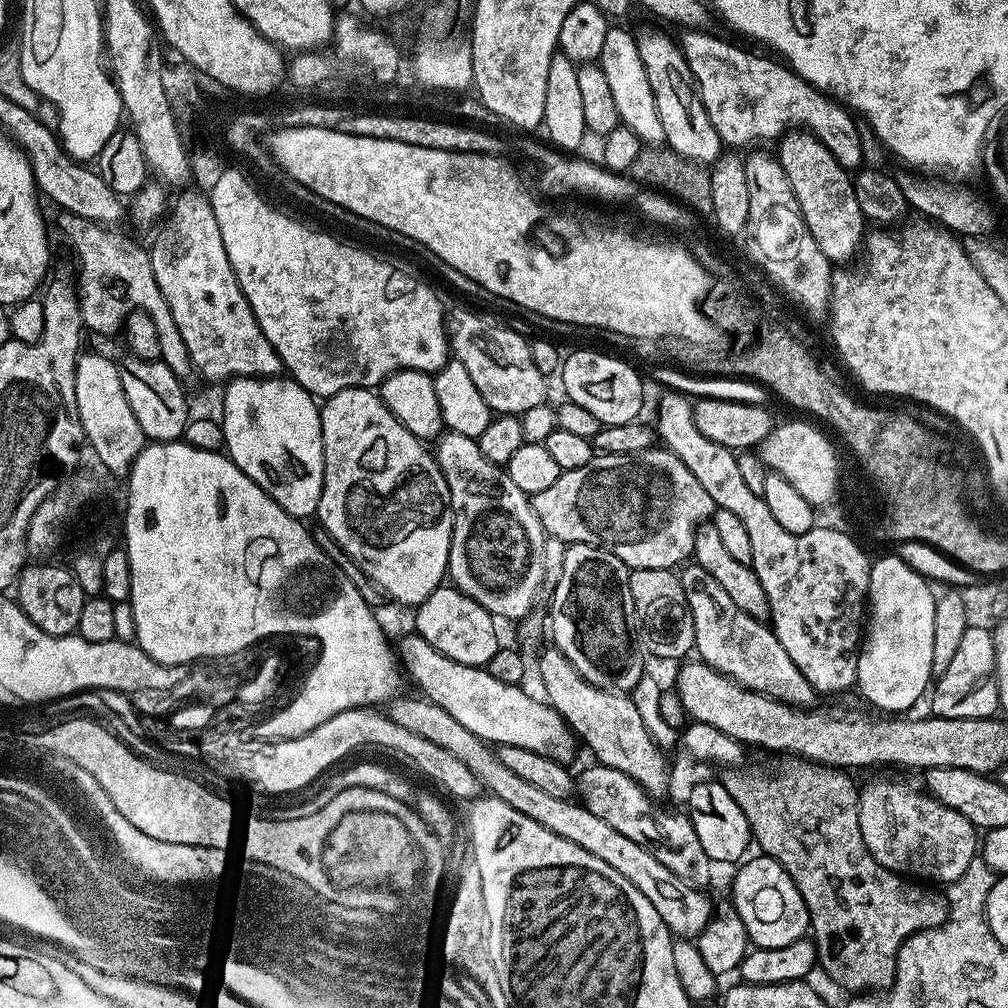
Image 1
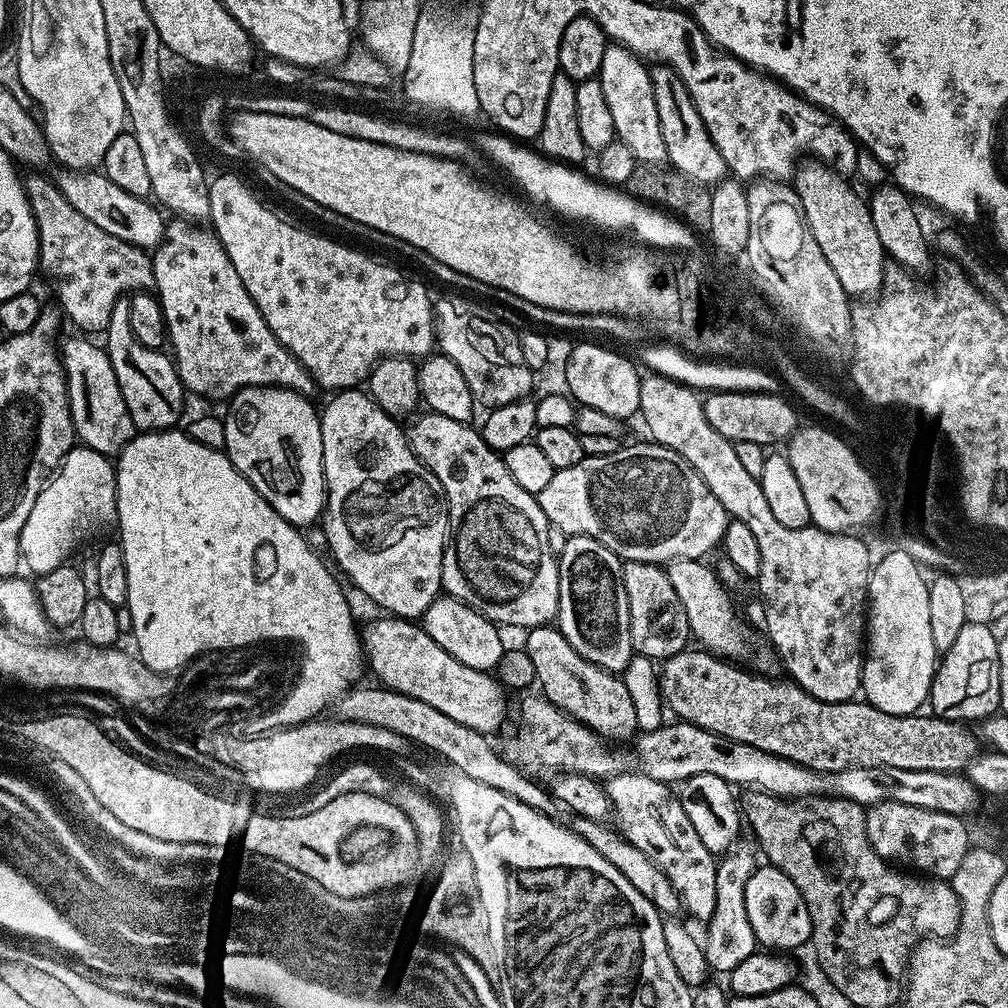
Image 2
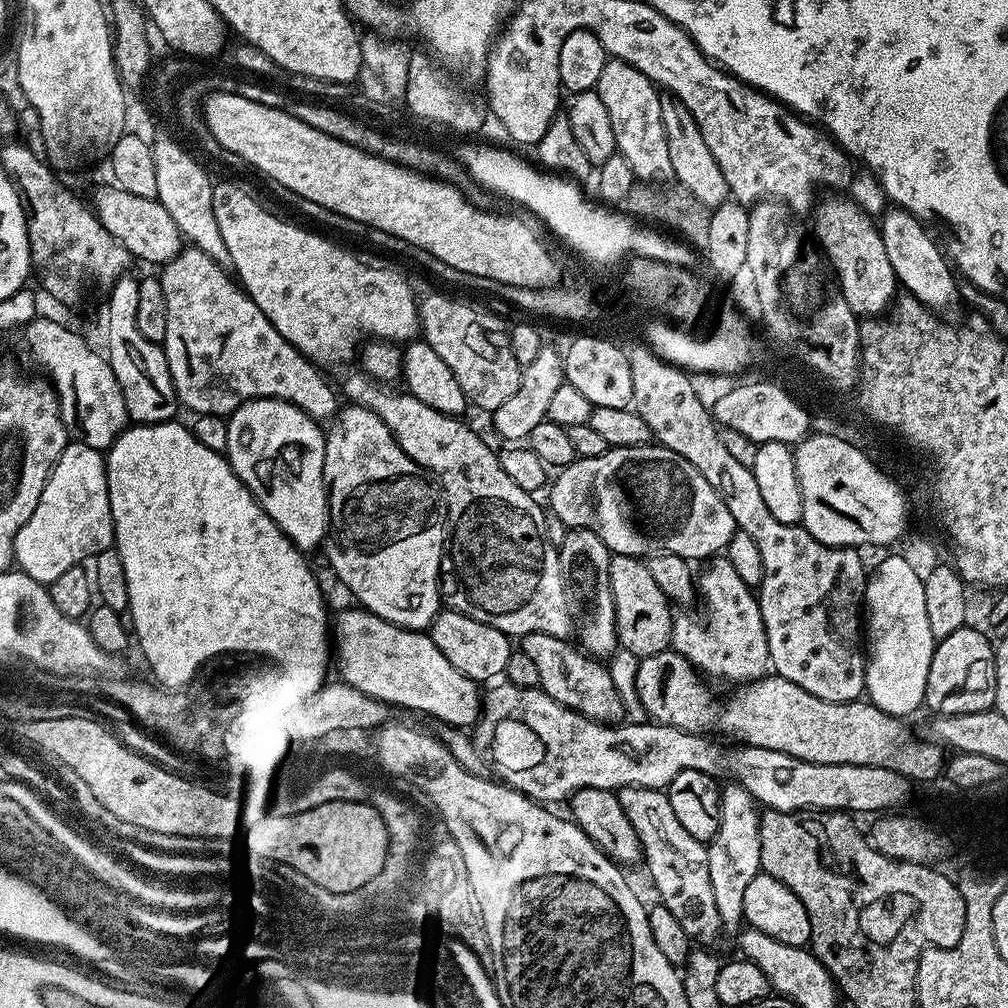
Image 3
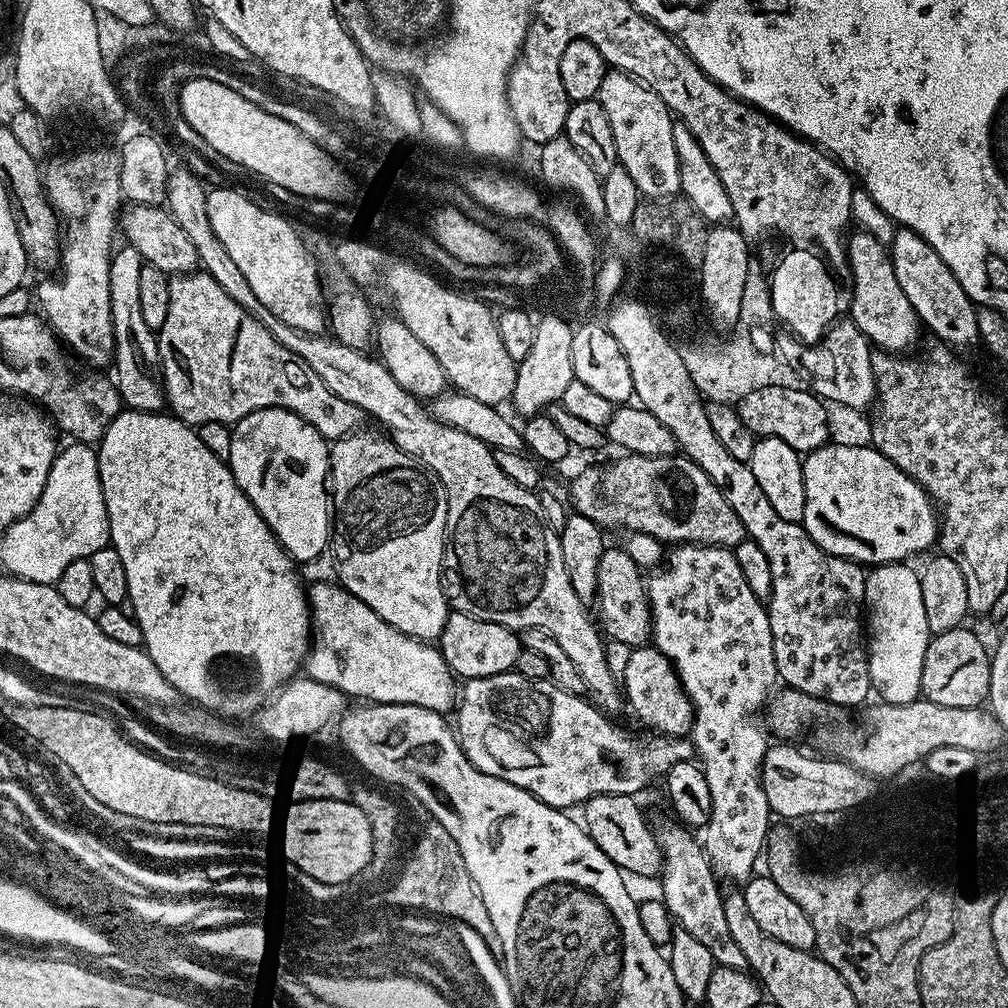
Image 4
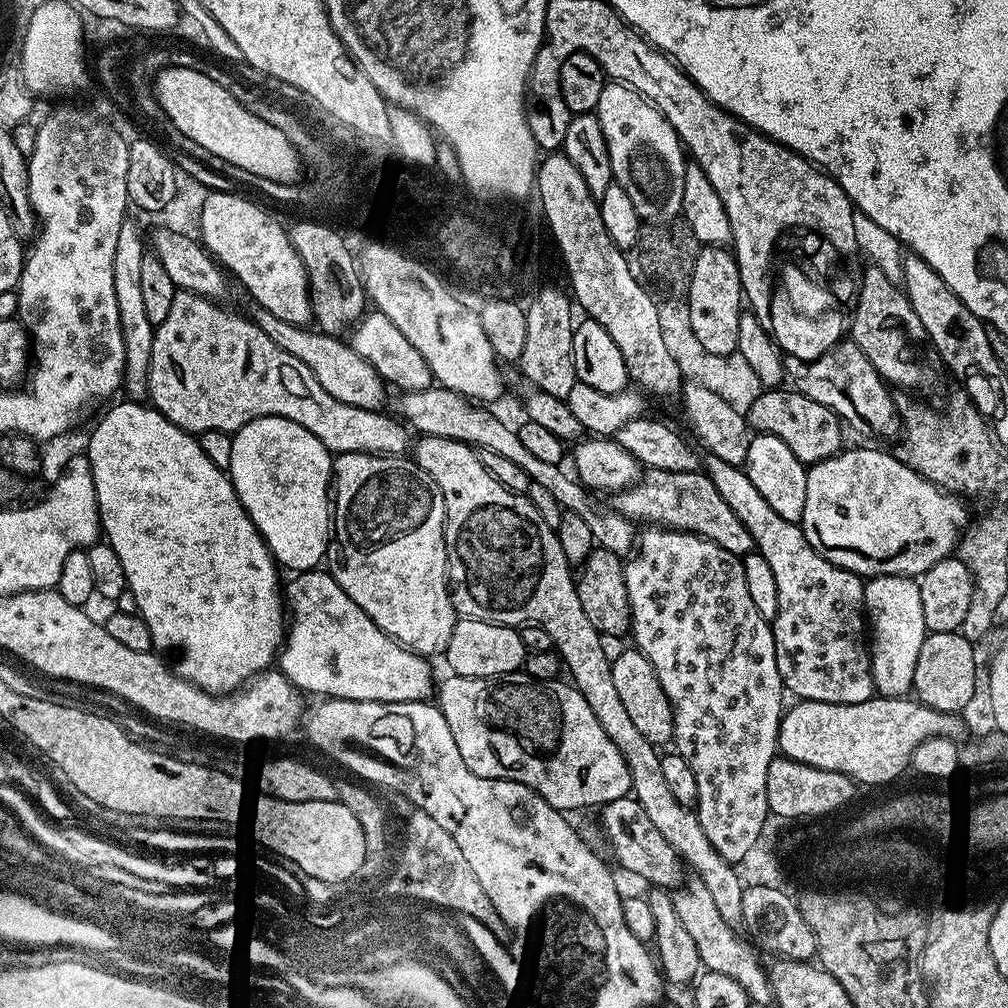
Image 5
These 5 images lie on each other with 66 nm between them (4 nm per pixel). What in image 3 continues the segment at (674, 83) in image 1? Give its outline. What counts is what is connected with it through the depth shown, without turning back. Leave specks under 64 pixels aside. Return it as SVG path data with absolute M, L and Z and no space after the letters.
M661 95L662 126L666 126L666 146L670 146L670 166L675 183L681 188L690 190L698 202L707 208L714 209L729 199L726 178L714 162L714 154L710 154L710 146L702 139L702 130L698 130L698 122L694 122L694 114L686 110L686 106L677 96Z

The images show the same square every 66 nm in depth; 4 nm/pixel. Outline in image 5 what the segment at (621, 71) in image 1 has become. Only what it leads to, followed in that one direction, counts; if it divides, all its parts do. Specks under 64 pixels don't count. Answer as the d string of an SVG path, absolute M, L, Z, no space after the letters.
M619 82L605 83L602 95L598 97L594 115L602 126L602 134L606 138L606 150L610 150L613 181L620 184L626 190L626 194L630 194L630 202L634 202L634 210L640 215L641 221L648 226L673 223L684 211L682 186L686 186L688 169L686 149L680 143L674 127L652 101L628 84Z

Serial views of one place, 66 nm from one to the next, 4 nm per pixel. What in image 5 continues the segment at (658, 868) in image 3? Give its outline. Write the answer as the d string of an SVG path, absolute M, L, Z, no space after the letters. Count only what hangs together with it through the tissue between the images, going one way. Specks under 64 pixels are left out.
M699 882L691 884L679 889L672 896L672 901L678 910L678 918L682 918L682 926L686 926L690 938L694 938L694 944L698 946L701 965L707 971L726 974L734 978L734 982L738 982L738 986L746 990L748 999L753 1005L768 1003L771 1005L774 993L770 972L766 964L764 968L759 954L752 949L753 941L743 940L739 936L741 933L731 928L722 918L722 914L718 914L718 906L714 906L714 898L710 896L710 890L704 884Z

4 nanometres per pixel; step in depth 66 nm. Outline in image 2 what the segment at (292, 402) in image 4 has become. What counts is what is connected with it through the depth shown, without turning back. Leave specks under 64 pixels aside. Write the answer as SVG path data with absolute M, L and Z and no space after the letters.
M188 218L169 219L164 230L163 244L151 253L154 291L160 298L160 305L164 311L164 321L168 327L170 352L174 357L176 372L180 375L180 381L184 383L185 389L187 389L191 395L193 392L194 395L205 396L208 400L225 399L224 401L227 401L229 398L235 396L237 392L241 392L243 388L289 388L295 392L300 392L303 396L311 397L313 395L312 391L317 391L318 388L316 381L313 380L310 373L304 369L302 362L298 362L298 358L294 358L294 354L290 354L290 350L286 350L286 346L282 346L278 342L278 338L274 338L270 326L266 326L266 318L262 318L258 306L254 306L254 298L250 298L246 286L242 286L242 278L238 278L238 270L234 270L234 262L230 262L226 250L220 245L219 238L209 231L207 227L205 228L206 229L204 229L204 226L197 226Z

